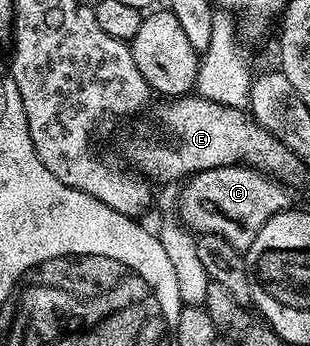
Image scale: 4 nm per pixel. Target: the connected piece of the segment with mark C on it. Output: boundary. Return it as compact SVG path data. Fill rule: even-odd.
M229 164L196 172L182 186L176 216L194 234L216 234L232 242L232 246L245 250L256 242L256 234L260 234L268 218L291 207L285 186L281 179L247 164Z

